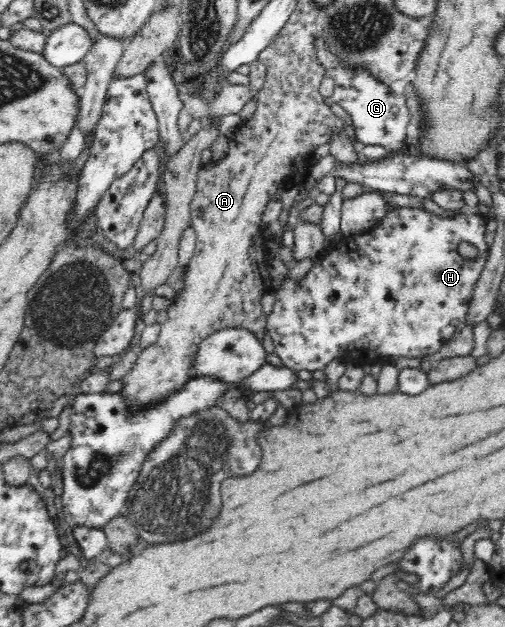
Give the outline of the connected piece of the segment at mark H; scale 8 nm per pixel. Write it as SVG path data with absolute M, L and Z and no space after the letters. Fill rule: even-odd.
M395 207L392 212L385 216L375 228L363 235L344 236L338 243L333 246L333 250L329 252L325 258L316 261L309 272L305 275L300 285L295 281L287 278L281 286L281 290L276 293L276 301L273 311L266 319L266 330L269 338L273 341L274 352L277 358L281 360L285 368L294 370L296 373L301 370L307 372L315 372L315 370L324 370L327 363L333 359L340 360L345 356L365 356L371 357L374 361L380 360L385 356L403 356L403 358L423 358L431 355L439 350L445 342L453 334L459 333L466 326L467 310L469 310L470 298L473 285L479 278L486 261L487 247L485 243L485 220L478 214L474 216L457 215L454 218L442 218L435 214L419 210L419 208L401 208ZM460 242L467 242L472 244L479 252L475 258L471 260L464 260L459 253L457 253Z

